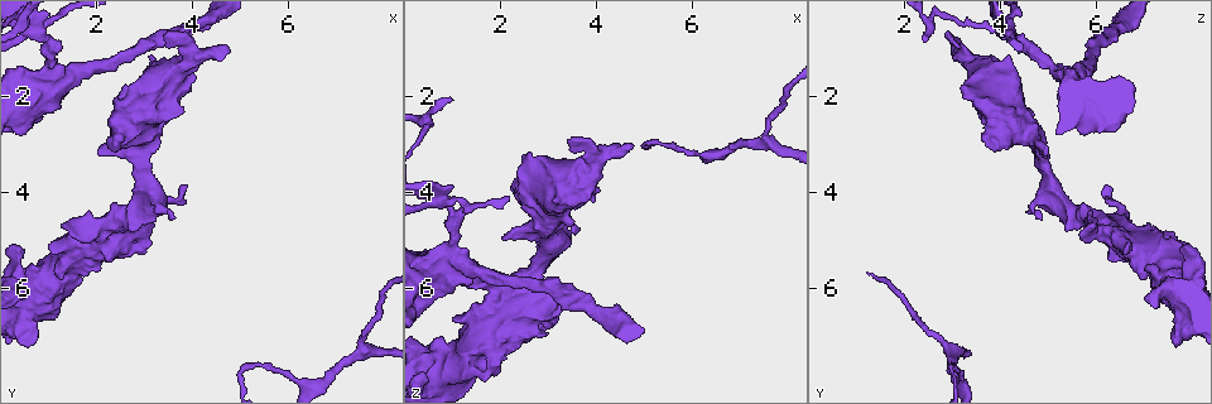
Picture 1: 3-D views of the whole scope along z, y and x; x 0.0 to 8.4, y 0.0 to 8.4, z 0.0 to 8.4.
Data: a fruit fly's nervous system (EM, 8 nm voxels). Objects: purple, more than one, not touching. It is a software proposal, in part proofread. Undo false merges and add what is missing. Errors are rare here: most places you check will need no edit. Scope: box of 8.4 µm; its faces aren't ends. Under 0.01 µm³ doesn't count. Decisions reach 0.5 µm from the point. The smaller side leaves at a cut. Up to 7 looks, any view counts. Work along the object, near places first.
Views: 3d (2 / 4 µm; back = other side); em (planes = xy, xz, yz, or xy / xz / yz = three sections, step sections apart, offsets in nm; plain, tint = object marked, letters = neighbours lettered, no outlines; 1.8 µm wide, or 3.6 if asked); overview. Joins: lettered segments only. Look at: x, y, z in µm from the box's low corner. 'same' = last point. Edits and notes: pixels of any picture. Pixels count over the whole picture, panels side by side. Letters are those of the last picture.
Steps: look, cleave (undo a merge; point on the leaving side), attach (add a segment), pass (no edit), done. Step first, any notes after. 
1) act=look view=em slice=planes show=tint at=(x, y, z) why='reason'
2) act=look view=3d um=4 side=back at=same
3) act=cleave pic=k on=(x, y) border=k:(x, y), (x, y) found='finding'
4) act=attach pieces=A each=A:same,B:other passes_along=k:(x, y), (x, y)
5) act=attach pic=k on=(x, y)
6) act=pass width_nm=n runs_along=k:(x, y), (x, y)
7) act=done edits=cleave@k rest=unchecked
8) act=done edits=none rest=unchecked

act=look view=em slice=planes show=letters at=(2.00, 3.15, 5.00) why='branch stops here'

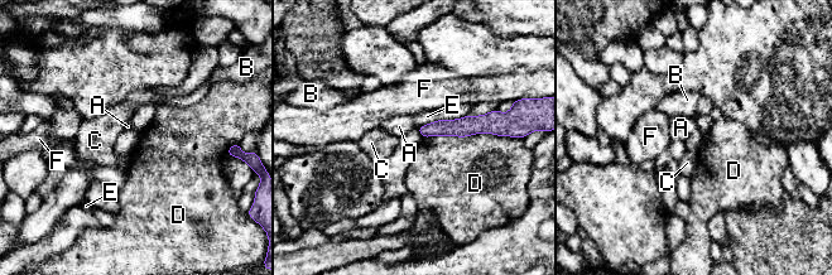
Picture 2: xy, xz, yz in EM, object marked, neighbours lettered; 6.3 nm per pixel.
act=pass longest_contact=D:500nm each=A:other,B:other,C:other,D:other,E:other,F:other border=2:(501, 135), (423, 138) found='no lettered segment goes on from it'

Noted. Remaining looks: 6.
act=look view=3d um=4 at=(2.30, 4.85, 6.55) why='calibre changes'

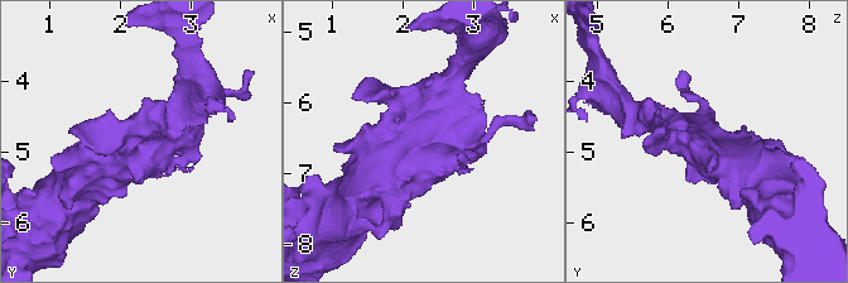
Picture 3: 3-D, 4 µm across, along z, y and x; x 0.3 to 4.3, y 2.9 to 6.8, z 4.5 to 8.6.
act=look view=em slice=planes show=tint at=(2.35, 4.90, 6.60) why='now the EM'

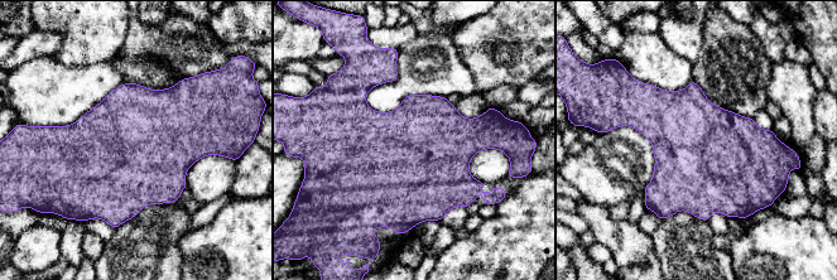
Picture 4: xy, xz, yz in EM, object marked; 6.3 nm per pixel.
act=look view=em slice=planes show=letters at=same

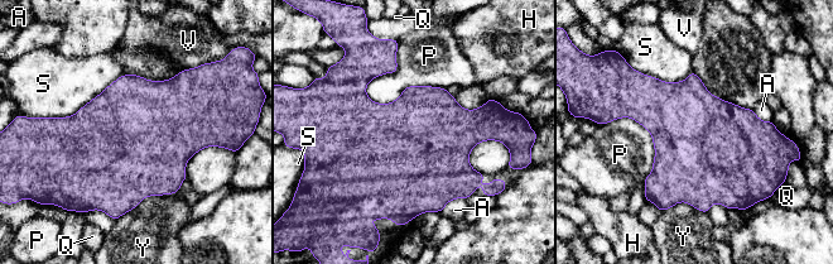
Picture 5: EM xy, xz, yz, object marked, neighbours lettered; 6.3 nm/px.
act=pass width_nm=650 each=A:other,H:other,P:other,Q:other,S:other,V:other,Y:other border=5:(611, 120), (650, 134), (644, 181) found='all the same cell'

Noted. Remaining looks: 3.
act=look view=3d um=2 at=(4.75, 1.10, 3.10) why='an open end'

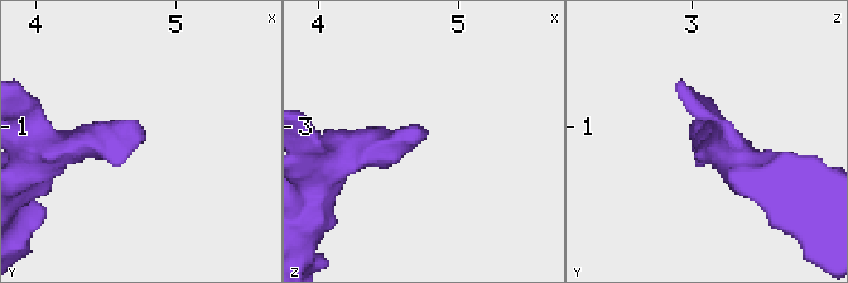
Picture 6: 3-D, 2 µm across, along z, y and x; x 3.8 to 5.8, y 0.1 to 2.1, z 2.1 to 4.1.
act=look view=em slice=planes show=letters at=(4.76, 1.04, 3.04) why='shape alone is not enough'

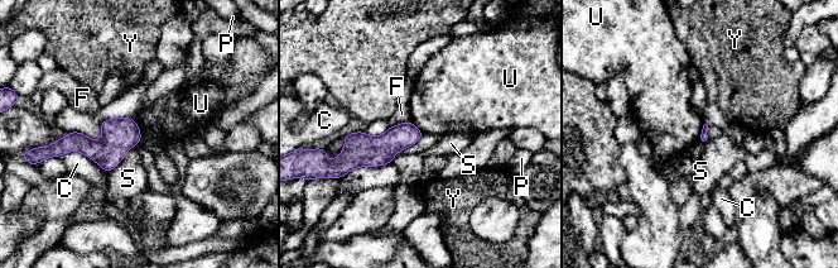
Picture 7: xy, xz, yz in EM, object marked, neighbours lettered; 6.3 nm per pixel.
act=pass each=C:other,F:other,P:other,S:other,U:other,Y:other border=7:(704, 124), (698, 140) found='no lettered segment goes on from it'

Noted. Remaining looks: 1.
act=done edits=none rest=unchecked

